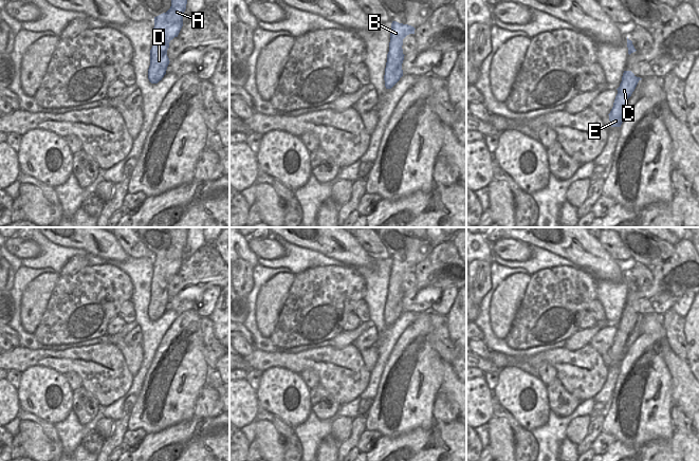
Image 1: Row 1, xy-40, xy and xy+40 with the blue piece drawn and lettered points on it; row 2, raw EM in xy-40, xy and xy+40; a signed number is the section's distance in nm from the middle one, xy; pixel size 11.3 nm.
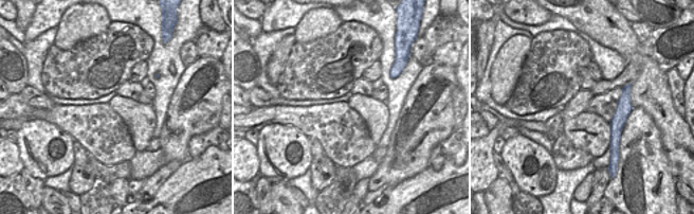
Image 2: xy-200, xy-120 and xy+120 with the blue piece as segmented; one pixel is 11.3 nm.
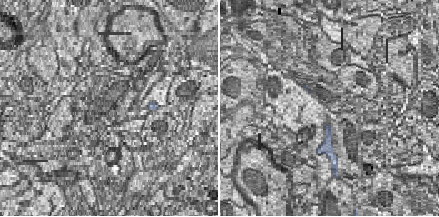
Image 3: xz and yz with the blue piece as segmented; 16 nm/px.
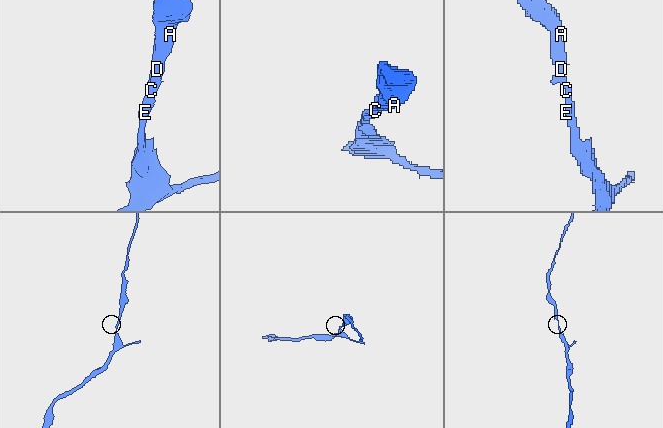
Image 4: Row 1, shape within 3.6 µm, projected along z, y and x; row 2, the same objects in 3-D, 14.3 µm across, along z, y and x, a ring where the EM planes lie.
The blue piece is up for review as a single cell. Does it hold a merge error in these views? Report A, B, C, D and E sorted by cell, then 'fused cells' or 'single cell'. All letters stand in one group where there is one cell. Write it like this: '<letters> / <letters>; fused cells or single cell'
A B C D E; single cell

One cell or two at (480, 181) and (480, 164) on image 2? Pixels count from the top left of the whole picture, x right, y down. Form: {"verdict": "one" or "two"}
{"verdict": "one"}

